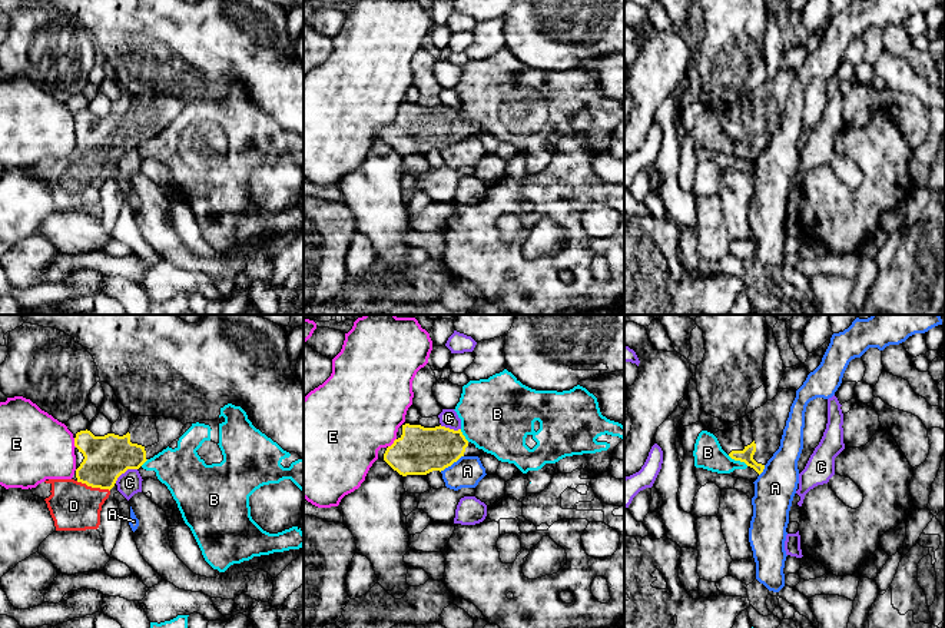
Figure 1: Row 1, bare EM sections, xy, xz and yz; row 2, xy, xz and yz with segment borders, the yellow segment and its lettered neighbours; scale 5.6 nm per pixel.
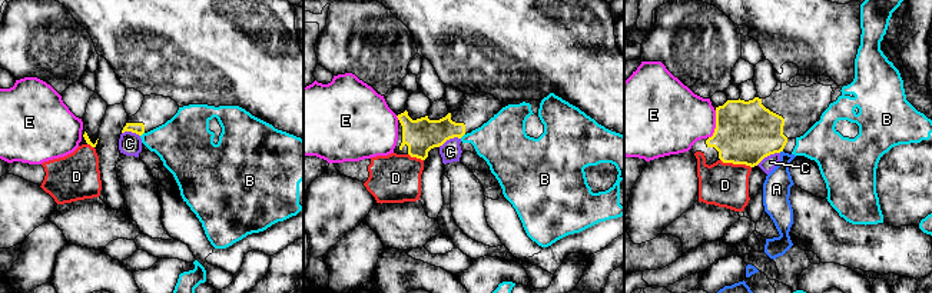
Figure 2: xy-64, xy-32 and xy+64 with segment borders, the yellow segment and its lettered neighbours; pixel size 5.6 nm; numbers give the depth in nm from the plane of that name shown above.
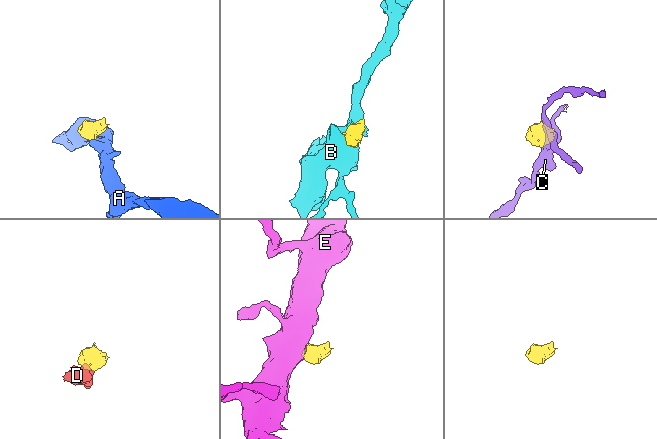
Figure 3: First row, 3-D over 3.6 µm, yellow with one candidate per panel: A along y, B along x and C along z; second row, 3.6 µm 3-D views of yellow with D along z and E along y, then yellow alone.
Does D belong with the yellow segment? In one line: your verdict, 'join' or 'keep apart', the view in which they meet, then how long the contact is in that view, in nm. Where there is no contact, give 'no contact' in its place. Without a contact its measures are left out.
join; contact in xy; length 200 nm

